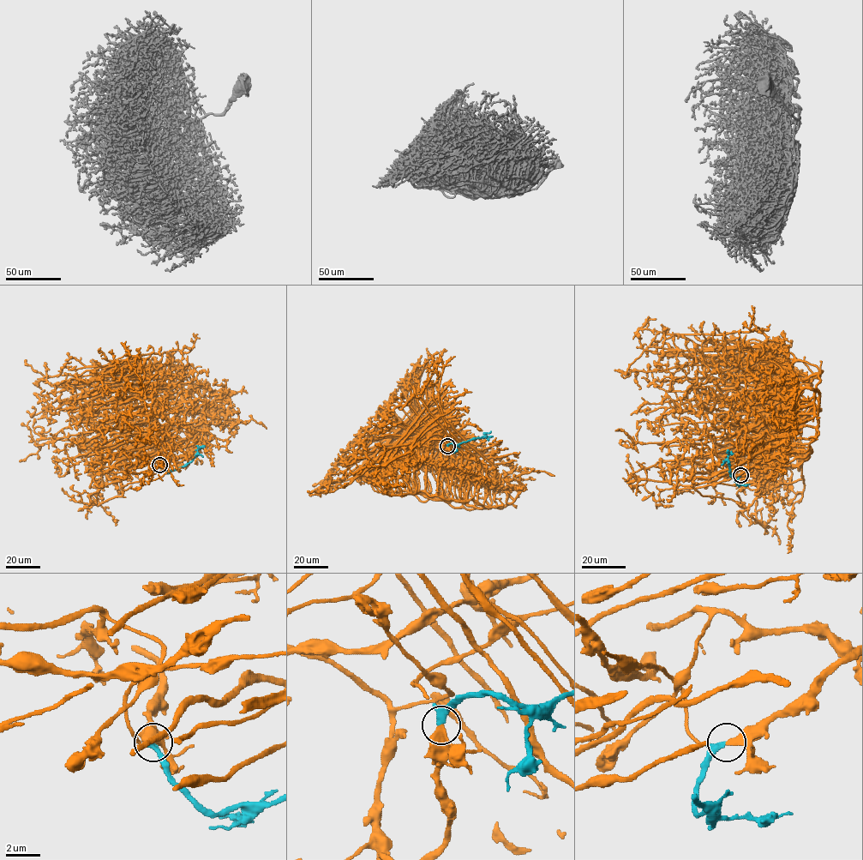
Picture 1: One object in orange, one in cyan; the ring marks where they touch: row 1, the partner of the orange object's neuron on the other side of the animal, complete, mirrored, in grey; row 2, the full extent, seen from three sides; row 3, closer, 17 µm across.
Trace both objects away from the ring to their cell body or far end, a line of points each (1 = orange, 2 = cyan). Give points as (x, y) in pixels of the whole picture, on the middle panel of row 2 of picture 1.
1: (447, 447), (440, 465), (468, 476), (467, 484), (451, 475), (452, 458), (422, 422), (416, 368), (412, 380)
2: (447, 446), (492, 436)

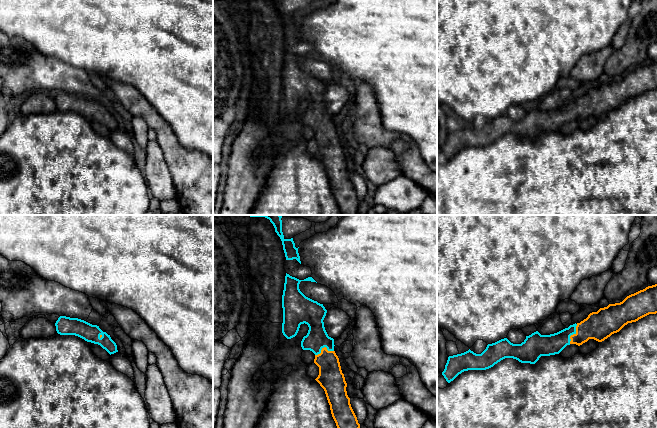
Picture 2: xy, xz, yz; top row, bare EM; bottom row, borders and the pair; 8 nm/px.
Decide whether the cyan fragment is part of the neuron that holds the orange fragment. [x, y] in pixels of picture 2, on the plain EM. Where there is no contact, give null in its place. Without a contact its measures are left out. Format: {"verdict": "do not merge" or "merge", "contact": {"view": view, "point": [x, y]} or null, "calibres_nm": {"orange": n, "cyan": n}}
{"verdict": "merge", "contact": {"view": "xz", "point": [323, 124]}, "calibres_nm": {"orange": 200, "cyan": 180}}

